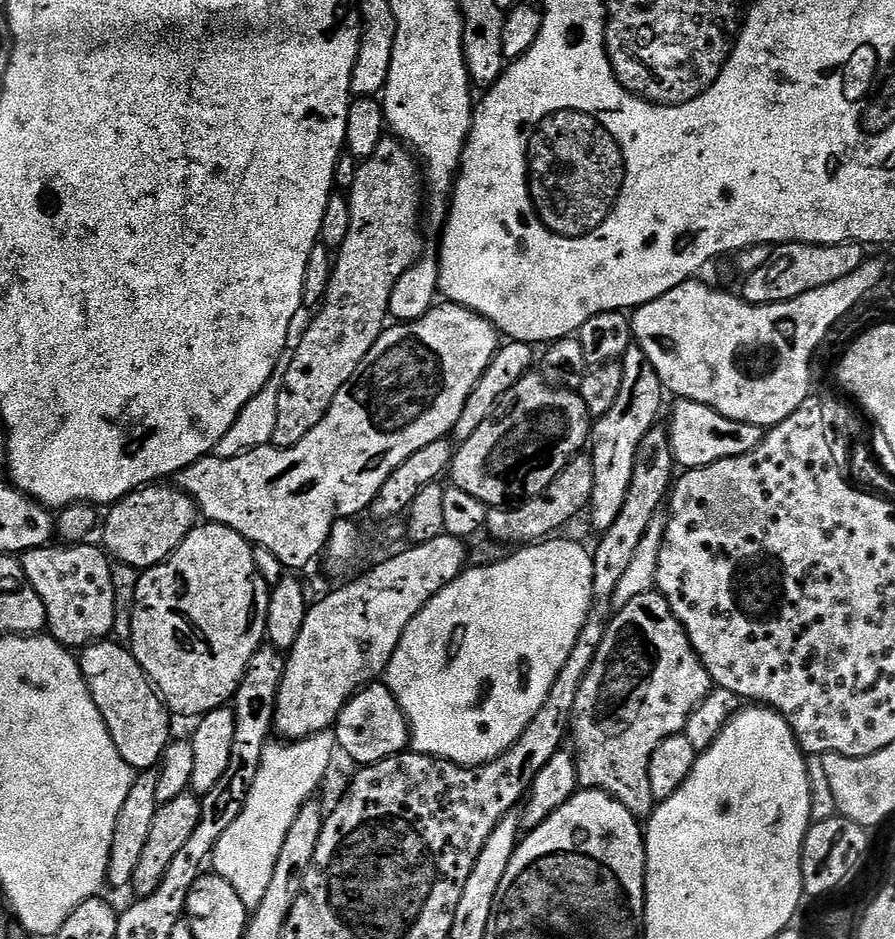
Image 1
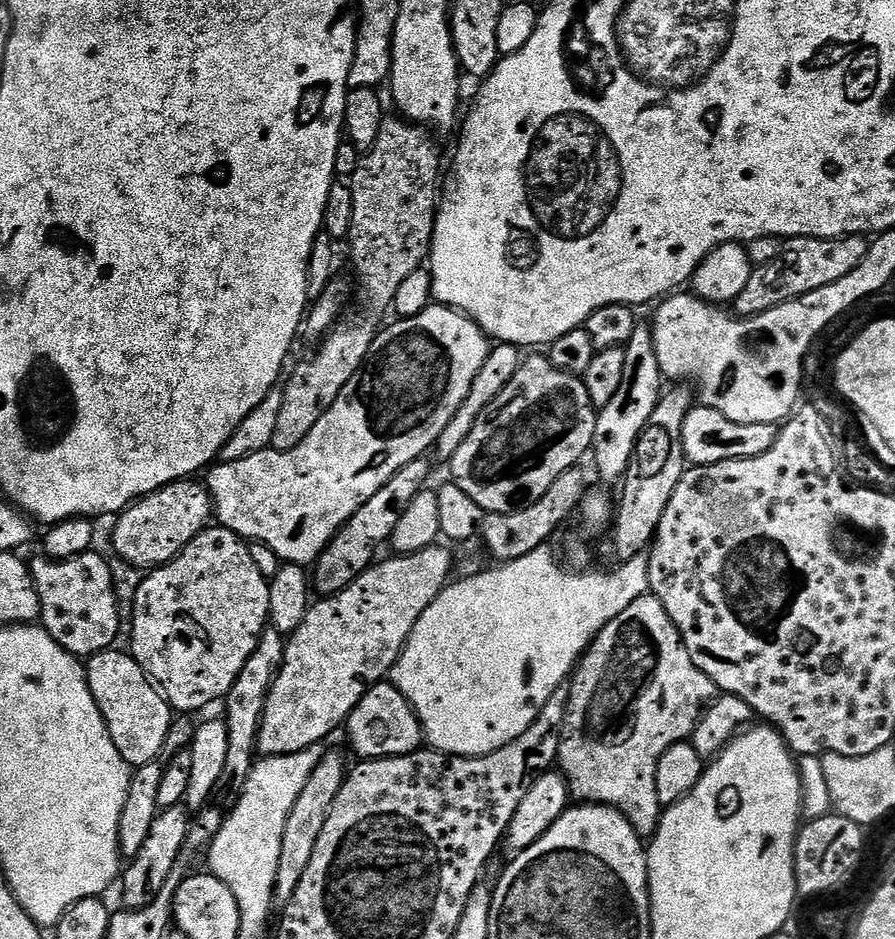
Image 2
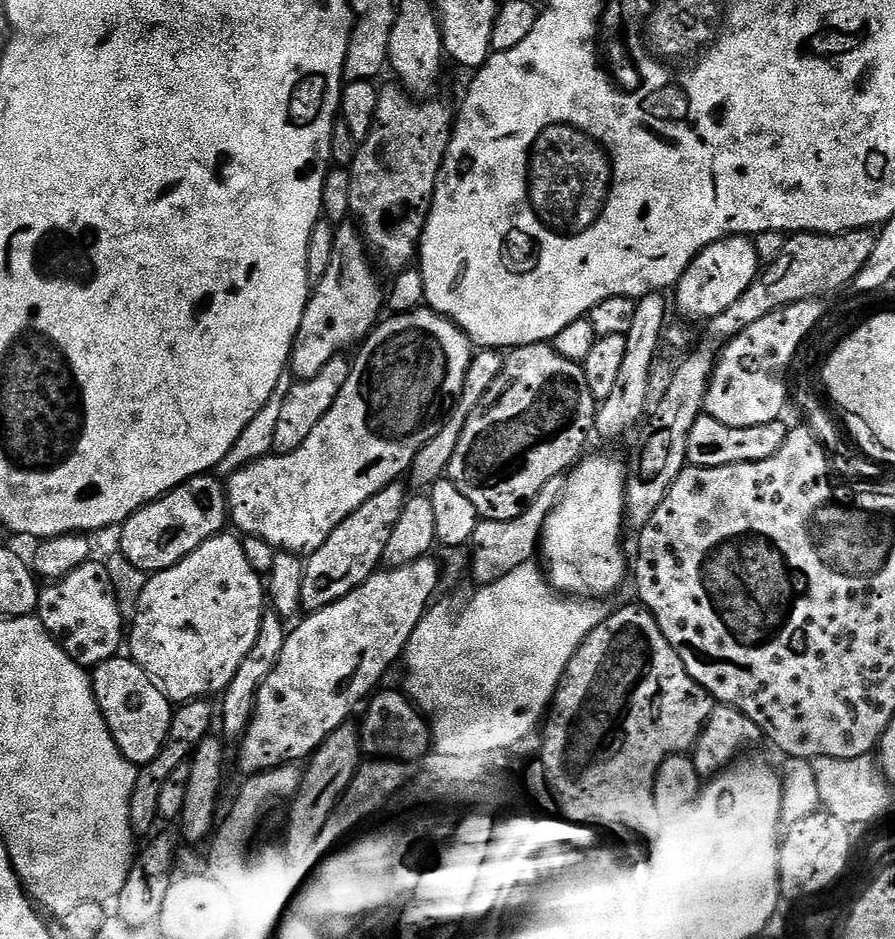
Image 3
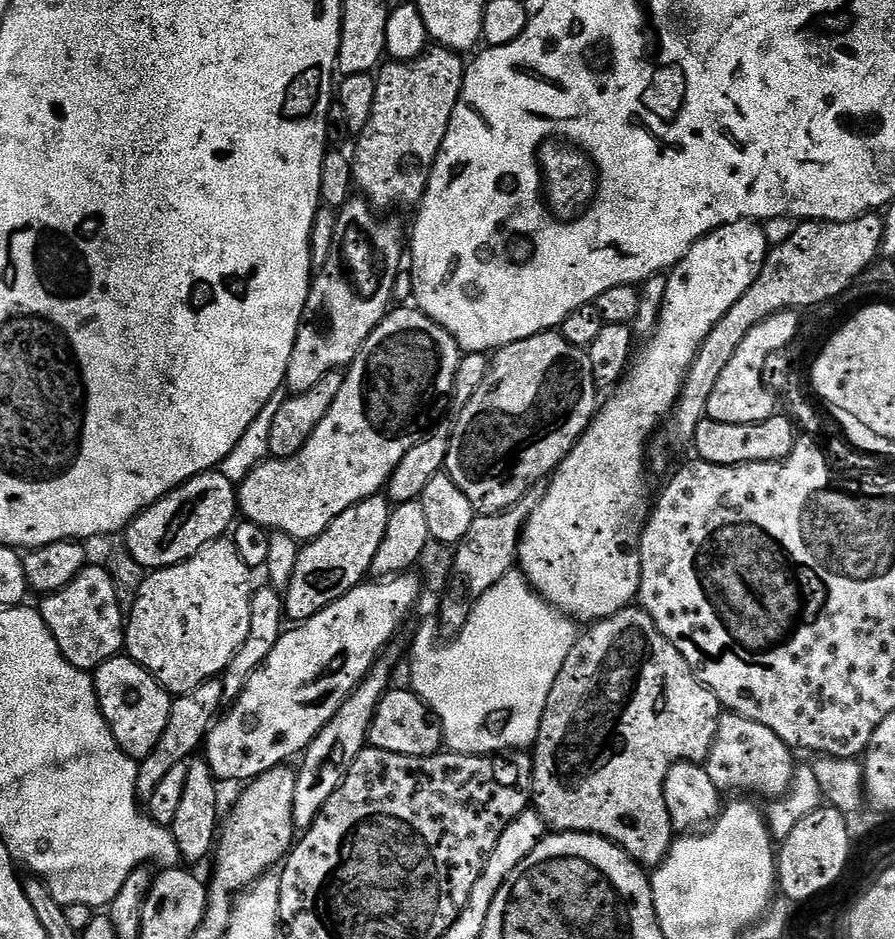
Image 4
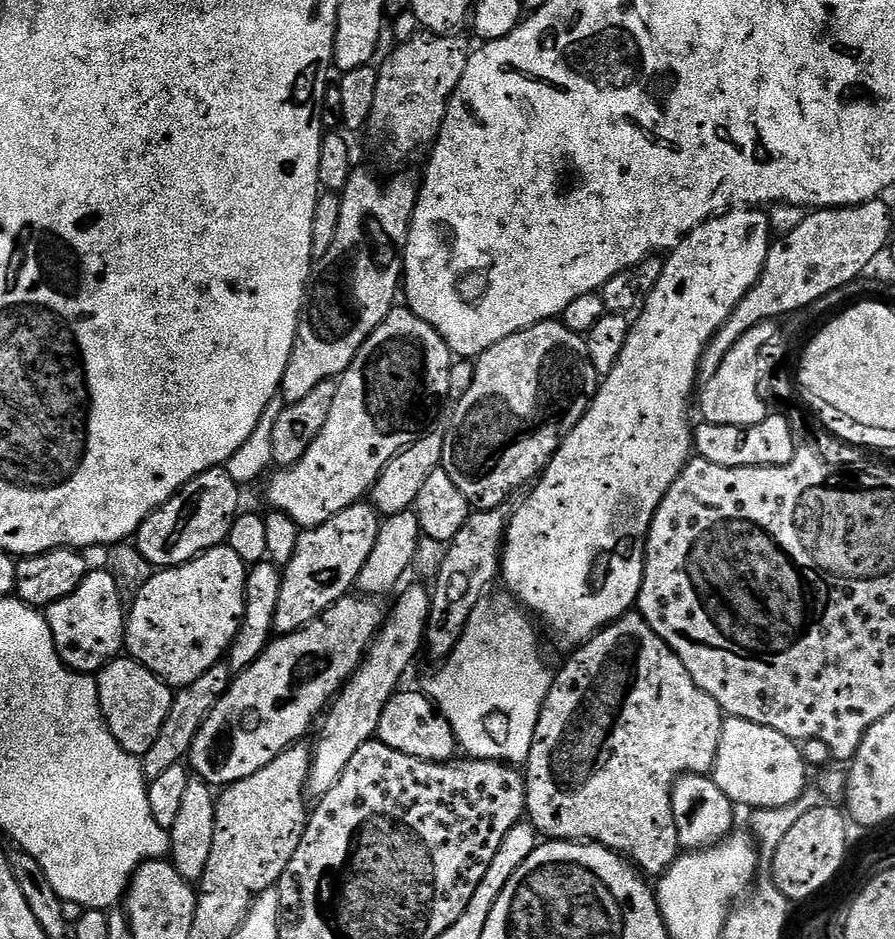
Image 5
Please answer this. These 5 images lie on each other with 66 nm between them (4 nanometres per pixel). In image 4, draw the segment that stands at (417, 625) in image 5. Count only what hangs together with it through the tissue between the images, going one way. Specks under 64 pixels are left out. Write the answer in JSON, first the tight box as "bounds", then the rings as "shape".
{"bounds":[294,658,392,830],"shape":[[[387,658],[376,661],[366,678],[342,702],[338,714],[326,722],[324,729],[310,742],[310,746],[304,753],[298,764],[296,785],[294,786],[294,822],[297,829],[306,830],[318,818],[322,806],[330,802],[330,794],[342,786],[354,758],[368,744],[368,731],[370,722],[378,710],[378,702],[382,702],[384,693],[389,691],[392,680],[392,664]]]}

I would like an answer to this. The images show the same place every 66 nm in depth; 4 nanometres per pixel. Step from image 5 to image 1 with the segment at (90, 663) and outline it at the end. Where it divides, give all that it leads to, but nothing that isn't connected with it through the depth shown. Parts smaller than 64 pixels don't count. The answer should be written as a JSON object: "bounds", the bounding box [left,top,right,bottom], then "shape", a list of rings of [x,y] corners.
{"bounds":[19,543,116,650],"shape":[[[95,543],[45,546],[19,557],[30,586],[42,598],[48,615],[47,635],[69,650],[83,650],[113,635],[116,627],[113,561],[103,547]]]}

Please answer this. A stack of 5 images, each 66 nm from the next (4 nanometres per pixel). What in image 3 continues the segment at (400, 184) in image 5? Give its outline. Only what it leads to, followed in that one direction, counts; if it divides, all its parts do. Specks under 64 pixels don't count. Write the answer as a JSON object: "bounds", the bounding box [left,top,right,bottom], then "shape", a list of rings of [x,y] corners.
{"bounds":[290,222,386,380],"shape":[[[345,222],[339,227],[336,228],[336,237],[334,238],[334,254],[330,258],[330,267],[327,268],[326,274],[322,274],[322,278],[319,282],[317,282],[314,287],[311,289],[308,305],[306,306],[306,310],[302,314],[302,326],[298,330],[298,334],[296,335],[296,341],[292,343],[292,355],[290,357],[290,372],[293,372],[293,377],[308,380],[314,376],[314,374],[318,374],[322,370],[322,366],[326,366],[326,362],[333,359],[335,356],[341,355],[345,350],[344,348],[348,348],[353,344],[353,346],[359,345],[361,341],[367,337],[368,333],[372,331],[373,328],[376,327],[378,321],[381,319],[382,313],[380,313],[380,307],[383,309],[386,304],[386,292],[382,287],[380,289],[380,280],[376,277],[377,269],[374,267],[372,269],[373,261],[370,259],[370,249],[367,244],[364,243],[364,238],[360,234],[360,229],[357,227],[355,223]]]}

